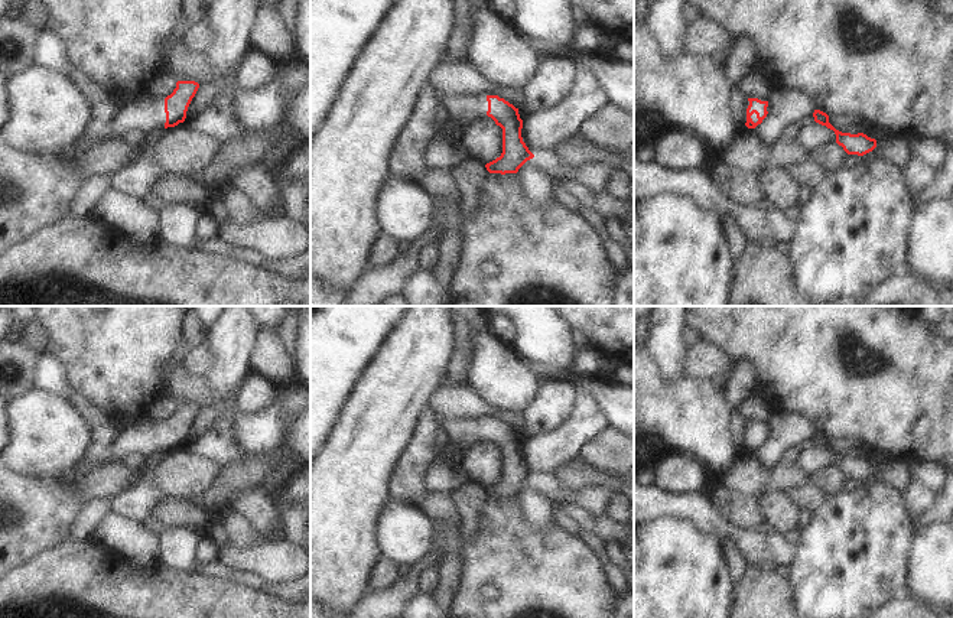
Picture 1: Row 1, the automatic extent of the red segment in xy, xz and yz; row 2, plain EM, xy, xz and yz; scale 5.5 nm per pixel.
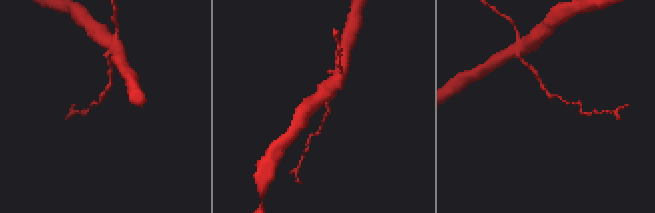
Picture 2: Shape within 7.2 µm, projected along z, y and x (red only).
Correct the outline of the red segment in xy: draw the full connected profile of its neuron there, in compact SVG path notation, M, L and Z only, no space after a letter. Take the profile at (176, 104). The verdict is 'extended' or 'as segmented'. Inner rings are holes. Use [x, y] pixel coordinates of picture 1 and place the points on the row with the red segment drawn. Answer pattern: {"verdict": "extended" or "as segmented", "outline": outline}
{"verdict": "extended", "outline": "M178 81L170 95L153 98L143 92L124 103L114 116L105 139L120 139L129 130L140 130L146 136L157 129L175 127L186 118L188 107L195 97L199 84L195 81Z"}

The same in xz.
{"verdict": "extended", "outline": "M481 92L439 97L439 101L452 121L465 126L488 116L502 129L502 153L485 165L489 173L517 173L527 160L534 157L521 137L523 120L518 108L504 98Z"}

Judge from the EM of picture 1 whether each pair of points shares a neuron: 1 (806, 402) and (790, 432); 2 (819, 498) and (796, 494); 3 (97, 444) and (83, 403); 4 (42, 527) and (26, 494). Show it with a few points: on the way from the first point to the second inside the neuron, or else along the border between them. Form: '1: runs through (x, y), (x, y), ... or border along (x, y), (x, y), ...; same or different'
1: border along (771, 412), (799, 413), (816, 432); different
2: runs through (813, 497), (802, 495); same
3: runs through (97, 433), (97, 419), (91, 413); same
4: runs through (33, 519), (26, 511), (26, 503); same

